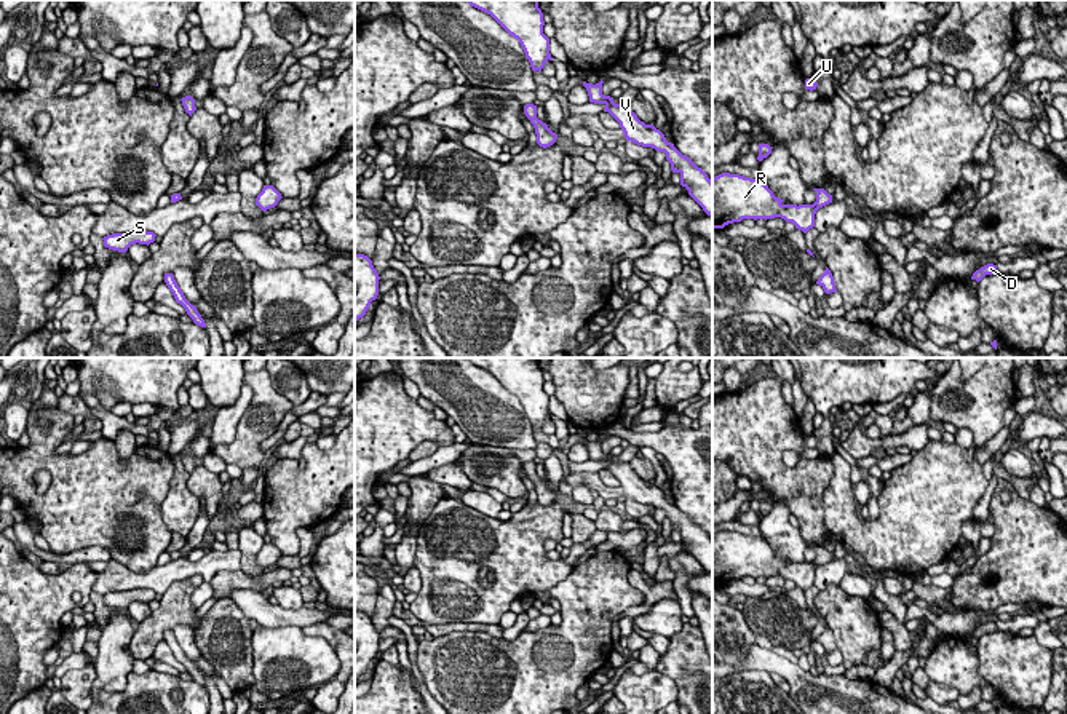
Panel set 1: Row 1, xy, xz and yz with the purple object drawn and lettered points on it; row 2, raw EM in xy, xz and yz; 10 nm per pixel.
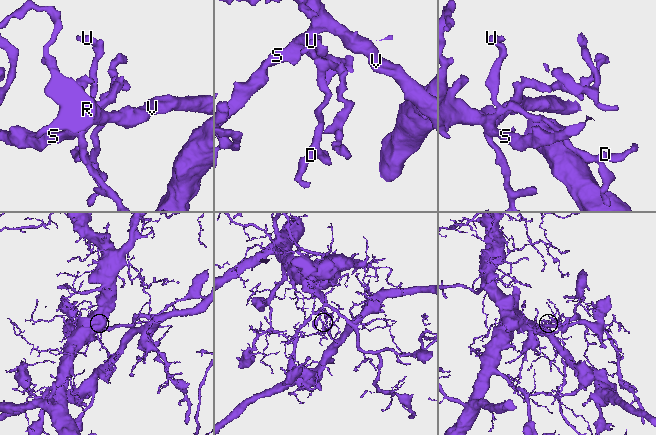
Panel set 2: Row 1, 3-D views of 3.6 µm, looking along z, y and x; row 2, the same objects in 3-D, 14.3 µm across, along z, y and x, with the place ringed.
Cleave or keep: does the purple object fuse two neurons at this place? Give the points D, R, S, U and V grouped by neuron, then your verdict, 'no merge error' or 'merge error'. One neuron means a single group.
D R S U V | no merge error

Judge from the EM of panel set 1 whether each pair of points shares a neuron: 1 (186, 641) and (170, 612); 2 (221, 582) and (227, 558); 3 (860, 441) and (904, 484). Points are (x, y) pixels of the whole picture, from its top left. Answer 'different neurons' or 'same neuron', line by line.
1: different neurons
2: different neurons
3: different neurons

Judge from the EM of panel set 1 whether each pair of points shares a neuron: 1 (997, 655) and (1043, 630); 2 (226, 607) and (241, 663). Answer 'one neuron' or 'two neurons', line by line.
1: two neurons
2: one neuron

